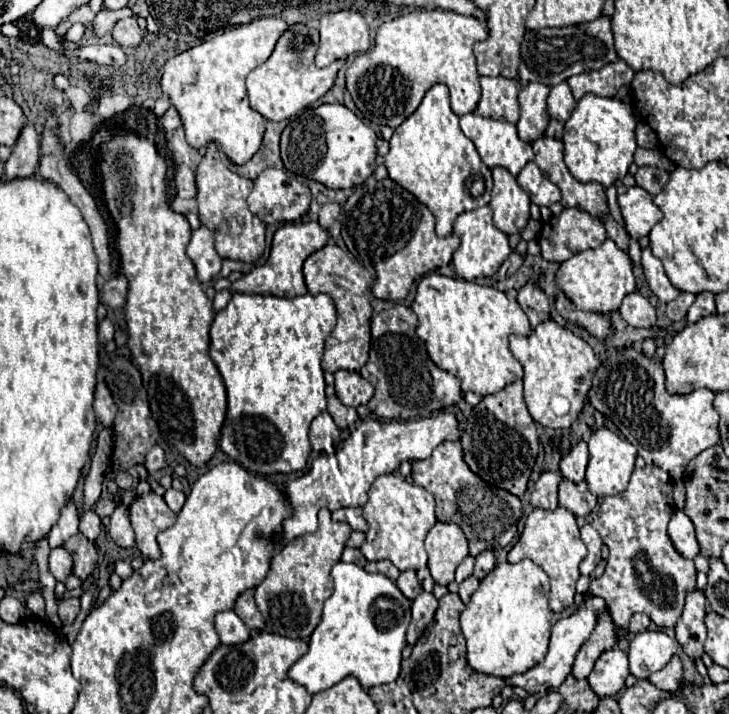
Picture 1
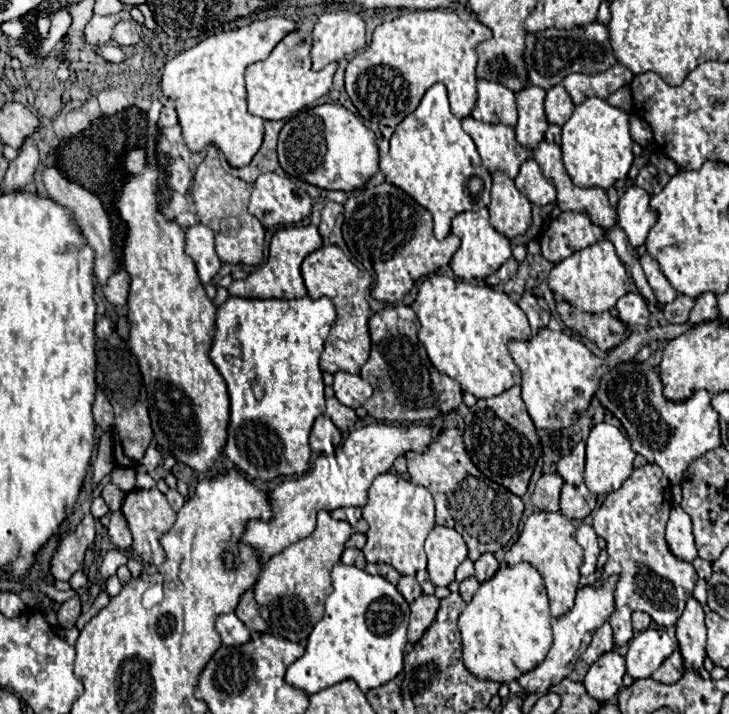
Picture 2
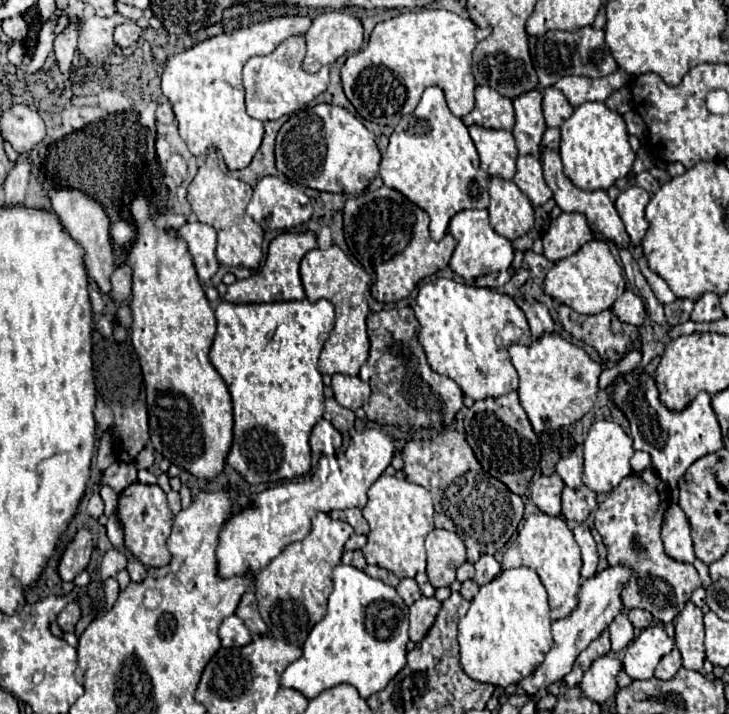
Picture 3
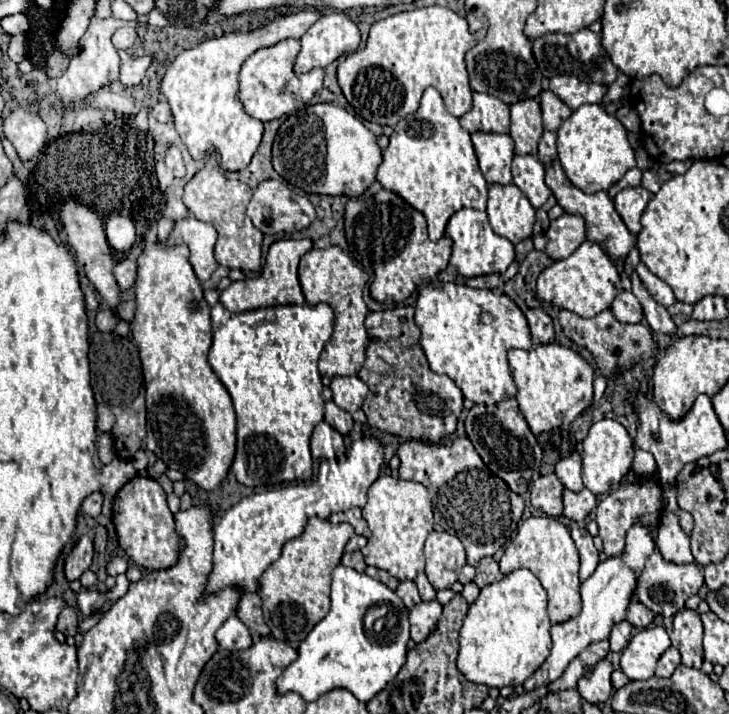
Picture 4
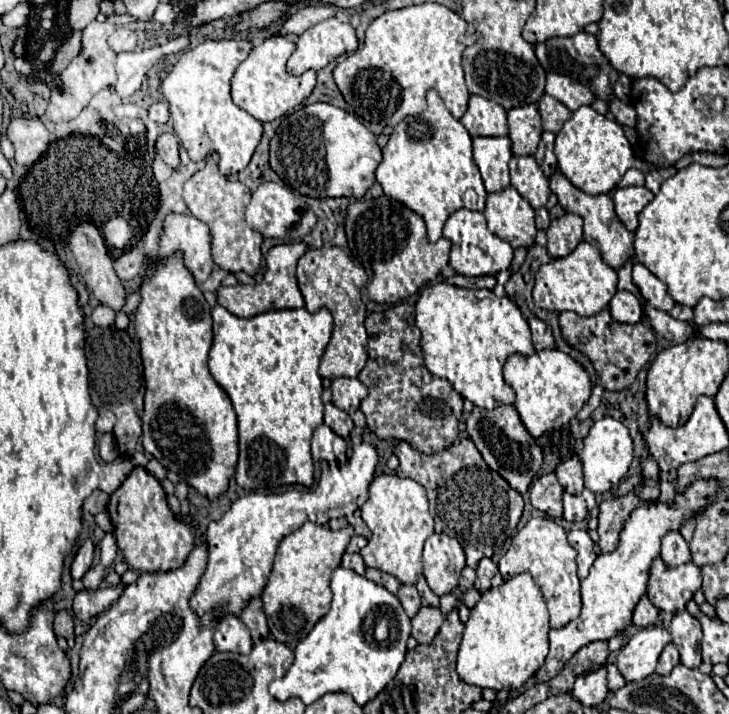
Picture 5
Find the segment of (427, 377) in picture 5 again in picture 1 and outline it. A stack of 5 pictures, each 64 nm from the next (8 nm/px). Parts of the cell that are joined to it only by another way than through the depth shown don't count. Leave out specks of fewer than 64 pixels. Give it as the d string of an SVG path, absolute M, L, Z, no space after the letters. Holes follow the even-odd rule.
M396 304L382 310L372 318L372 350L368 362L360 374L376 388L368 410L386 420L410 420L430 416L432 412L454 406L462 398L460 382L456 376L440 370L424 348L424 342L416 336L418 318L404 306Z

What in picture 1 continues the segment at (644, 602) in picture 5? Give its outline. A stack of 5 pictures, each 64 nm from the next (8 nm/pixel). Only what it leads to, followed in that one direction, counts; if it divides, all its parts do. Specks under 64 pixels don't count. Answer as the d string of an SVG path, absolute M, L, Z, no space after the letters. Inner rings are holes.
M634 614L632 620L630 620L630 632L632 634L644 632L648 626L650 626L650 618L646 614Z

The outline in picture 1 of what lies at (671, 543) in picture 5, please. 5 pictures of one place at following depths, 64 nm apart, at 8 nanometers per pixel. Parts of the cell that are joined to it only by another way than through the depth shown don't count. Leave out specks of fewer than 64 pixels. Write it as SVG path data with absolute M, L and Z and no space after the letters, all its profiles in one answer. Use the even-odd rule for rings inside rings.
M674 510L670 524L668 524L668 536L674 544L674 548L684 556L684 558L696 558L700 548L696 544L696 534L694 534L694 524L692 520L682 512Z

